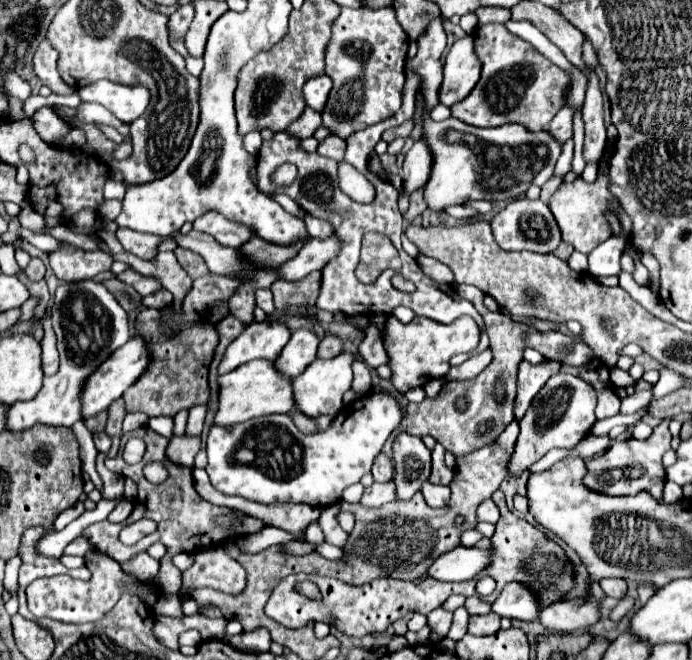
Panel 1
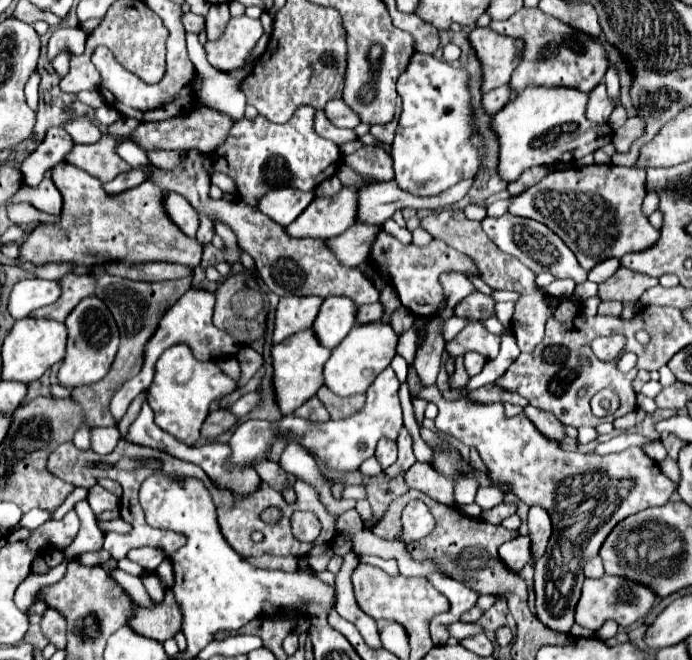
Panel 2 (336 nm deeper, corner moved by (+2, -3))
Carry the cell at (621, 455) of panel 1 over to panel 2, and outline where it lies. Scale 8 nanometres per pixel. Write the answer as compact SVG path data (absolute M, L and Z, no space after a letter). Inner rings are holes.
M410 369L410 391L416 393L422 399L428 399L438 405L438 417L436 417L436 429L440 433L448 433L462 441L468 447L476 447L480 453L486 473L490 475L490 481L494 485L506 485L520 501L526 505L540 505L550 513L554 533L550 537L550 543L546 547L546 553L534 563L536 575L534 575L534 589L536 589L536 617L550 629L560 631L560 633L570 633L570 627L574 625L574 609L580 599L580 589L584 583L584 573L582 565L586 559L598 555L604 539L610 535L612 527L616 527L622 519L648 509L656 505L666 505L670 495L676 491L676 483L670 481L666 475L662 475L660 467L656 461L646 457L646 453L640 447L630 447L622 453L612 453L612 455L582 455L582 453L570 453L562 451L560 445L554 439L544 437L534 423L526 415L518 415L508 419L504 415L504 405L502 403L476 403L468 397L448 401L442 397L442 393L436 389L436 385L422 387L420 379L414 371Z

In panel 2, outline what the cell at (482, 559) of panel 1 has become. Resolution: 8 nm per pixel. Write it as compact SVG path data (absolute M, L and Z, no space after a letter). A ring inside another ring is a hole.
M528 535L518 537L518 539L512 539L500 547L500 557L510 569L520 571L526 563L532 561L532 549L530 547L532 547L532 541L528 539Z

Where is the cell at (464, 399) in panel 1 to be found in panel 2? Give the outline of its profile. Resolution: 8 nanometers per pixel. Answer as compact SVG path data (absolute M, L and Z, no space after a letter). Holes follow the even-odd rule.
M484 385L480 389L474 389L470 395L468 395L472 401L478 401L478 403L518 403L522 407L528 405L528 399L524 399L522 395L516 395L512 391L504 391L502 387L496 387L496 385Z

